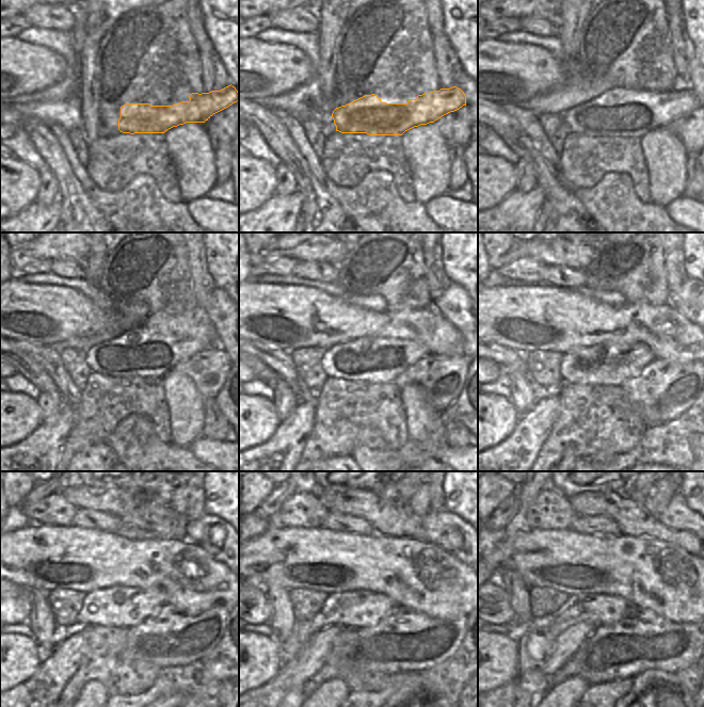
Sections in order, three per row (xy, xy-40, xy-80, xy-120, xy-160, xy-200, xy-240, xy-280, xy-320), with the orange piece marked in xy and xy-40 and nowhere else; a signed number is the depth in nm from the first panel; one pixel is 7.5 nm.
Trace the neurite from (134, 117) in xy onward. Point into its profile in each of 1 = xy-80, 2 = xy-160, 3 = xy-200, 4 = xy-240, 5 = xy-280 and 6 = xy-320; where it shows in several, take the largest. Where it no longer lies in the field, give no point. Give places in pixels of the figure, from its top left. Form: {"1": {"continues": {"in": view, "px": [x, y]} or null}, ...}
{"1": {"continues": {"in": "xy-80", "px": [605, 116]}}, "2": {"continues": {"in": "xy-160", "px": [367, 358]}}, "3": {"continues": {"in": "xy-200", "px": [608, 363]}}, "4": {"continues": {"in": "xy-240", "px": [120, 606]}}, "5": {"continues": {"in": "xy-280", "px": [358, 609]}}, "6": {"continues": {"in": "xy-320", "px": [536, 641]}}}

